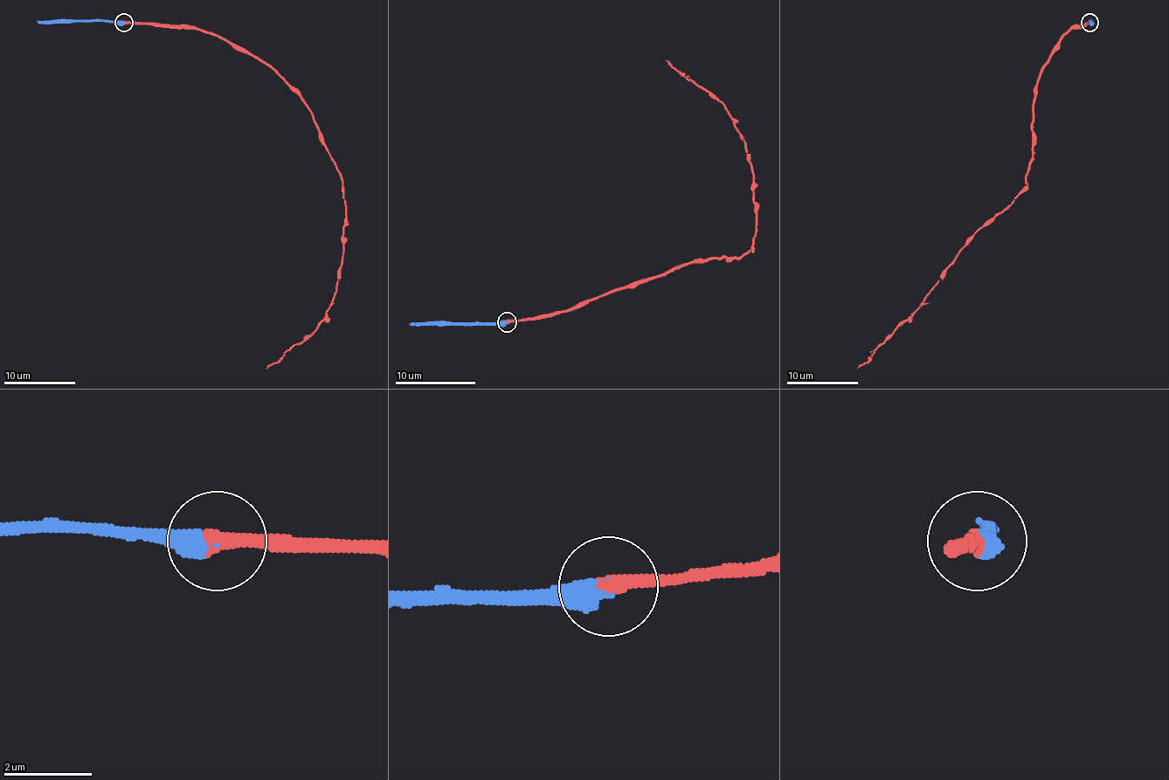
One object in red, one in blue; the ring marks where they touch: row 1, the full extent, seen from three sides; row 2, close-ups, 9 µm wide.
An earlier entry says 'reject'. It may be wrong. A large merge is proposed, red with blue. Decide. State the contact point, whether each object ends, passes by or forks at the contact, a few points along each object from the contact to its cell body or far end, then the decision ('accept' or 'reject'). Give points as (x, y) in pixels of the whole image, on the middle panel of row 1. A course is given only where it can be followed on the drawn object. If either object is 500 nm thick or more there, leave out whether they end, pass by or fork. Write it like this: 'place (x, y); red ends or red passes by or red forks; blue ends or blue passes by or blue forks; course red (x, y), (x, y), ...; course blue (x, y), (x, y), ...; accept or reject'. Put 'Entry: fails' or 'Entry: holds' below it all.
place (507, 321); course red (506, 320), (550, 317), (683, 265), (741, 257), (751, 251), (755, 210), (745, 142), (727, 108), (667, 60); course blue (506, 320), (410, 323); accept
Entry: fails

